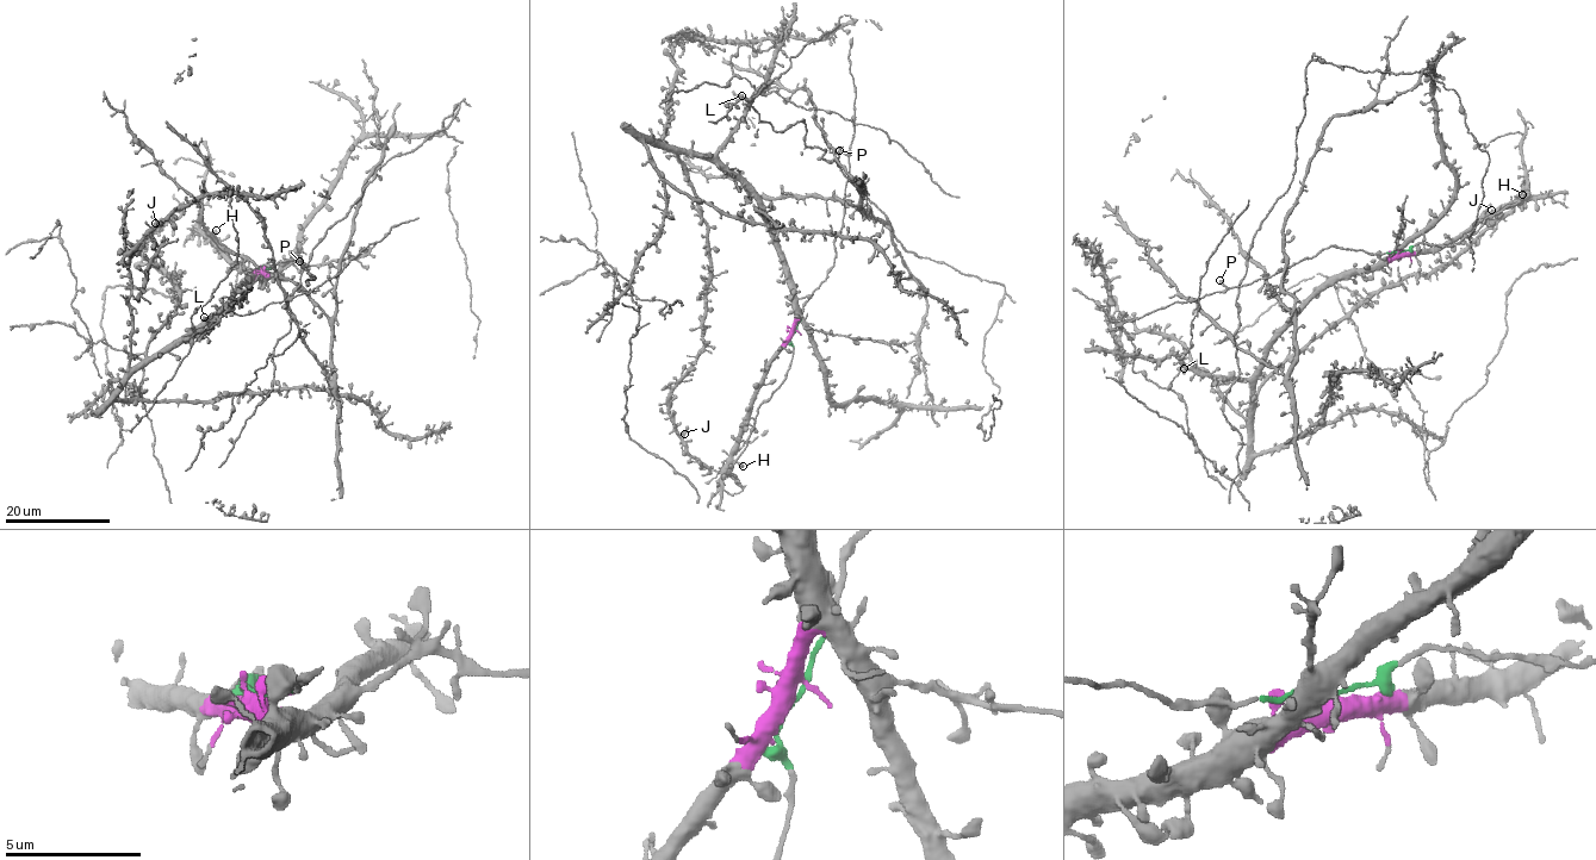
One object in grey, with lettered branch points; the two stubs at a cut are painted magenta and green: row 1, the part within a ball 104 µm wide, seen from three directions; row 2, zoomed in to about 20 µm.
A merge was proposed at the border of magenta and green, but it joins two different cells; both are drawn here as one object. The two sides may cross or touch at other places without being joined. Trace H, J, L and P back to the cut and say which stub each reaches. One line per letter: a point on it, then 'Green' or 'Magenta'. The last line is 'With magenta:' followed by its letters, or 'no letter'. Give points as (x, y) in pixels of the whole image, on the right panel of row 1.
H: Place: (1522, 194). Magenta
J: Place: (1491, 210). Magenta
L: Place: (1184, 368). Magenta
P: Place: (1219, 280). Green
With magenta: H, J, L

